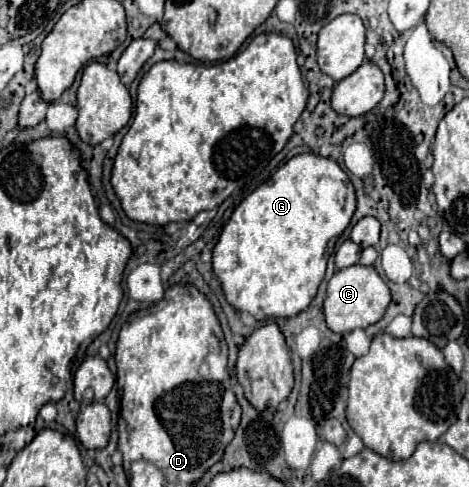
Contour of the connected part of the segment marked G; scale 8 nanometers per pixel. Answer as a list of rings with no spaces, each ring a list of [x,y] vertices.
[[[311,152],[293,156],[293,158],[291,158],[287,164],[283,164],[265,184],[261,184],[257,190],[253,190],[253,192],[235,208],[235,212],[231,214],[227,226],[225,226],[223,232],[221,232],[221,238],[219,238],[219,242],[217,242],[215,250],[213,250],[213,272],[217,274],[217,278],[219,278],[221,284],[223,284],[223,292],[225,292],[227,302],[229,302],[233,308],[237,308],[239,312],[249,312],[249,314],[255,316],[257,320],[263,320],[263,318],[279,318],[279,316],[289,318],[289,316],[295,316],[295,314],[299,314],[301,310],[305,310],[305,308],[311,304],[311,300],[315,298],[321,280],[325,278],[325,266],[327,266],[327,254],[325,254],[325,252],[327,252],[329,240],[339,238],[339,236],[345,232],[345,228],[351,224],[351,218],[353,218],[355,210],[357,210],[355,188],[353,188],[349,176],[339,168],[339,164],[337,164],[335,160],[323,158],[323,156],[317,156],[317,154],[311,154]]]

